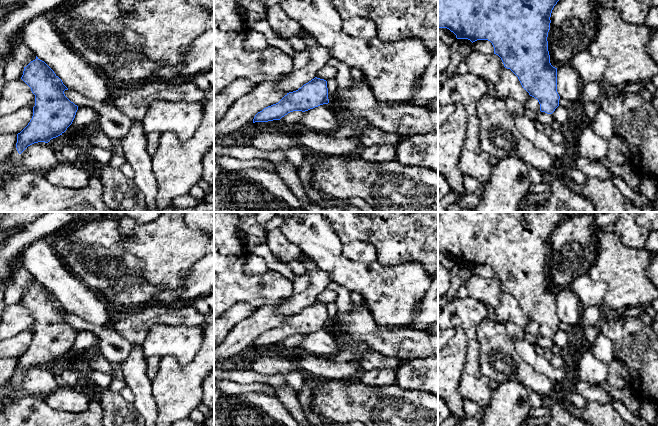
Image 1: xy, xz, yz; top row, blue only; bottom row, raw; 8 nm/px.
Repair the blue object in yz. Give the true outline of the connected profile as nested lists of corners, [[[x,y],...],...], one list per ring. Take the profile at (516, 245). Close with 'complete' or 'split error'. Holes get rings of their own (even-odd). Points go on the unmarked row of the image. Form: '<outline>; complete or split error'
[[[438,212],[438,251],[447,252],[457,263],[488,264],[494,271],[504,291],[519,303],[530,320],[538,324],[540,335],[552,338],[559,330],[557,316],[557,292],[550,287],[548,256],[554,230],[562,221],[558,212]]]; complete

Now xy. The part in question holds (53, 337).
[[[37,280],[24,291],[21,303],[35,319],[35,330],[32,343],[17,358],[19,378],[34,367],[48,367],[62,359],[72,348],[78,334],[78,330],[65,320],[64,315],[68,312],[62,304]]]; complete

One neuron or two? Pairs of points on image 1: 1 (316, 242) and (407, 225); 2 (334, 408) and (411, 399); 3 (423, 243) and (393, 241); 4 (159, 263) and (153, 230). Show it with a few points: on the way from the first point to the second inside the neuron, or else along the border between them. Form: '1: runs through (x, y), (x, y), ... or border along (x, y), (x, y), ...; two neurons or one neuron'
1: border along (328, 222), (343, 244); two neurons
2: runs through (353, 405), (392, 405); one neuron
3: runs through (416, 243), (400, 243); one neuron
4: runs through (159, 255), (159, 244), (155, 238); one neuron

